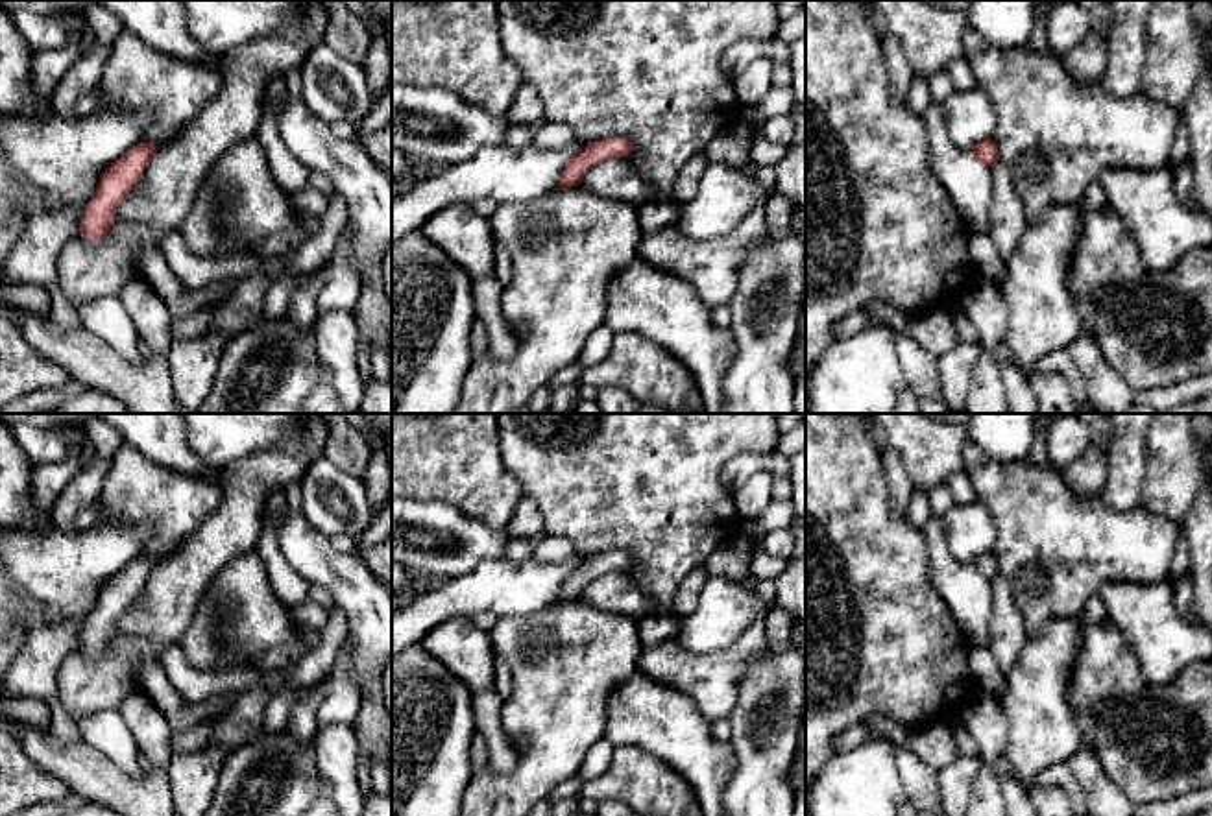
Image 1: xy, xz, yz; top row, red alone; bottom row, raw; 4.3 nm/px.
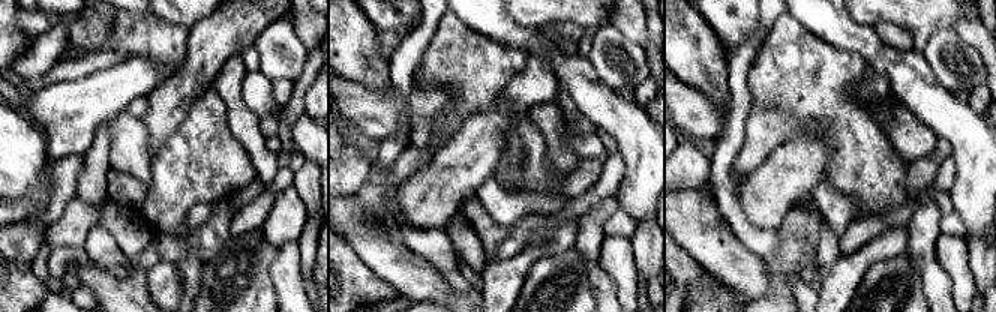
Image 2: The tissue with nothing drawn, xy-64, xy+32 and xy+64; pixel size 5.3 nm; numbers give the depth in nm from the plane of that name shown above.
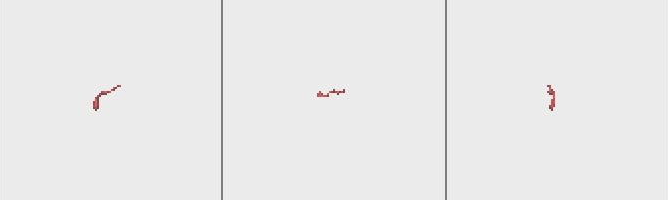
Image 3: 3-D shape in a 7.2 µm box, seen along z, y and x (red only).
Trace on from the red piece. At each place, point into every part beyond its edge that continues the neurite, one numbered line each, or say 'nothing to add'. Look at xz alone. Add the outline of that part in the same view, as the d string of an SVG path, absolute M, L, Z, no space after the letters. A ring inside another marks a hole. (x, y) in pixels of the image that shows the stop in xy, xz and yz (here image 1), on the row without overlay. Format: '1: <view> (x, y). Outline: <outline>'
nothing to add

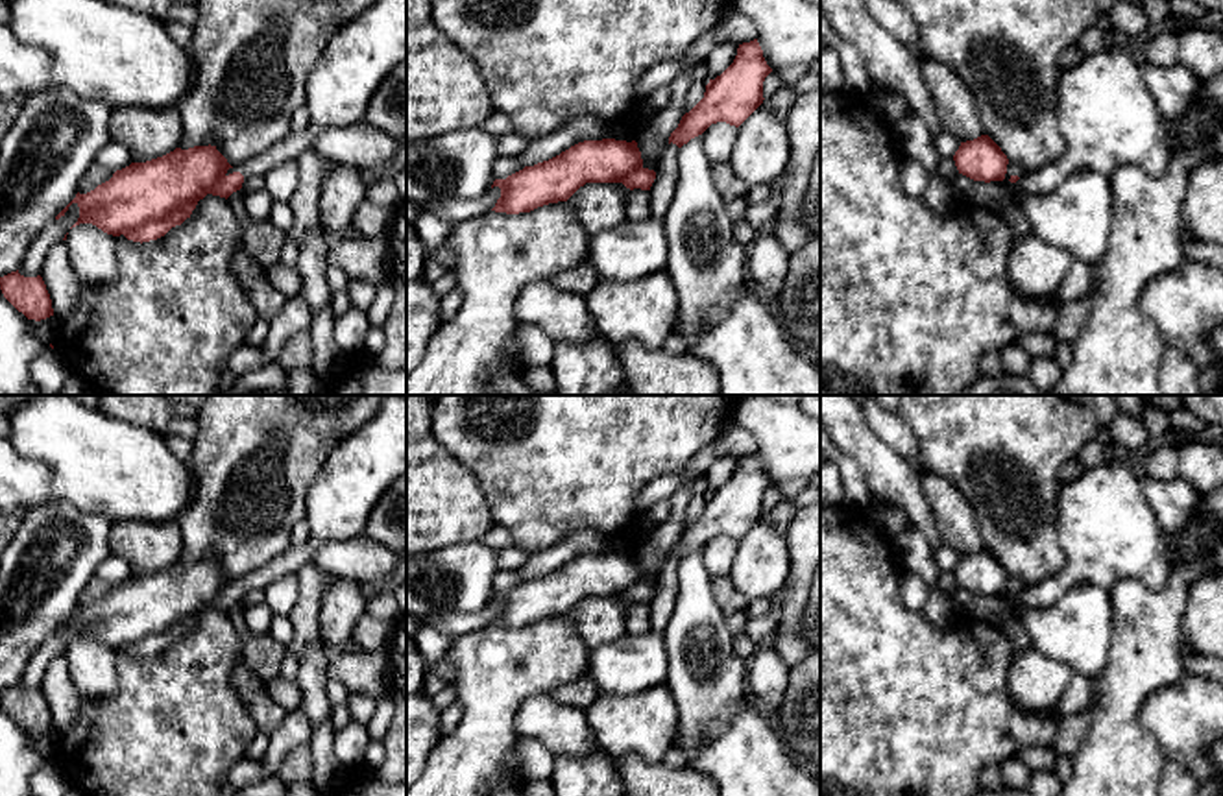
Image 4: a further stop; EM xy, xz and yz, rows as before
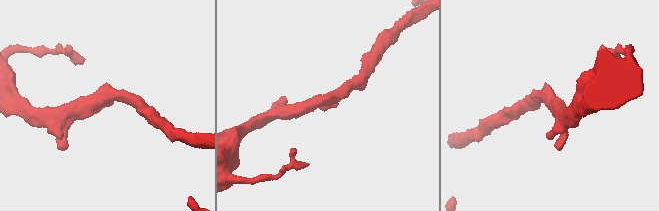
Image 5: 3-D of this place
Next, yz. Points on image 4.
nothing to add

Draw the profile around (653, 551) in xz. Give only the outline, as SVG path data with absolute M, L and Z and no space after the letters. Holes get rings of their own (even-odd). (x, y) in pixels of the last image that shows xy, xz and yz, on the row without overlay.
M693 484L678 488L669 499L671 517L665 523L656 525L656 528L639 543L636 556L641 565L643 582L656 585L660 571L669 558L669 550L685 526L685 510L693 497Z

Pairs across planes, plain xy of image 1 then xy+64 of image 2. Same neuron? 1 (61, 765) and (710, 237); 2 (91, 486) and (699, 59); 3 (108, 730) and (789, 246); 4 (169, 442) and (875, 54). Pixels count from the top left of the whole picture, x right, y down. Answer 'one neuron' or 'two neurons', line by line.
1: one neuron
2: two neurons
3: two neurons
4: one neuron

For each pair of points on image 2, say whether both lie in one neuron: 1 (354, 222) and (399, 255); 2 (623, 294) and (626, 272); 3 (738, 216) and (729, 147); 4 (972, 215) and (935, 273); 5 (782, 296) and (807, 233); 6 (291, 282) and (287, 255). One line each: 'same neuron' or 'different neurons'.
1: same neuron
2: same neuron
3: same neuron
4: different neurons
5: same neuron
6: same neuron

